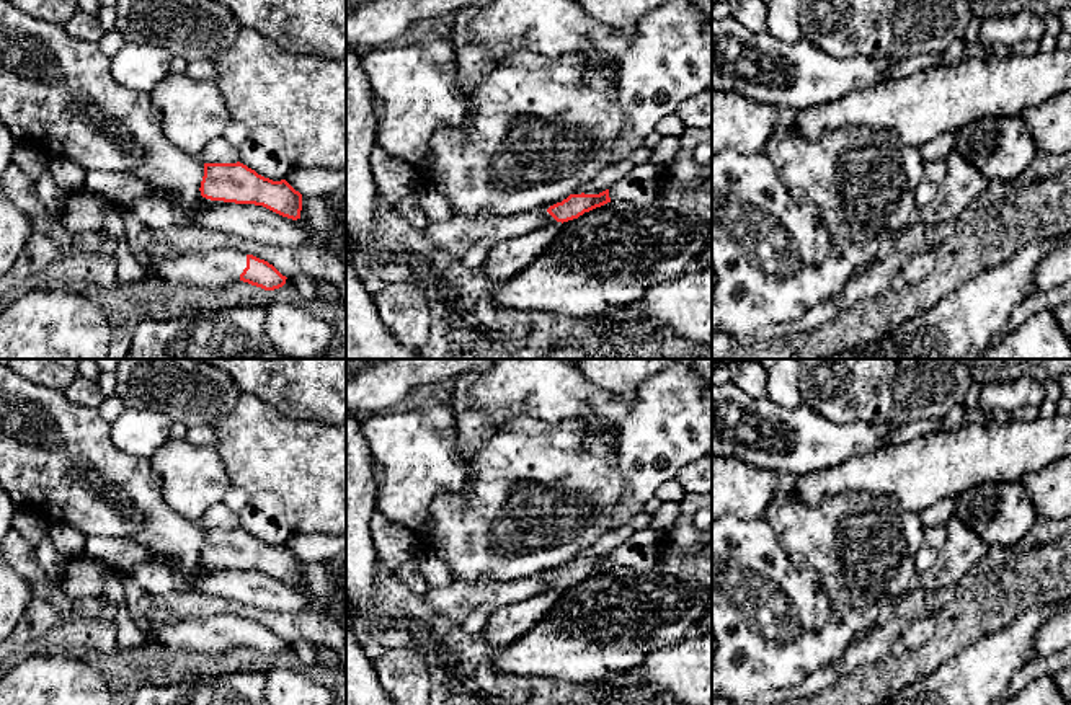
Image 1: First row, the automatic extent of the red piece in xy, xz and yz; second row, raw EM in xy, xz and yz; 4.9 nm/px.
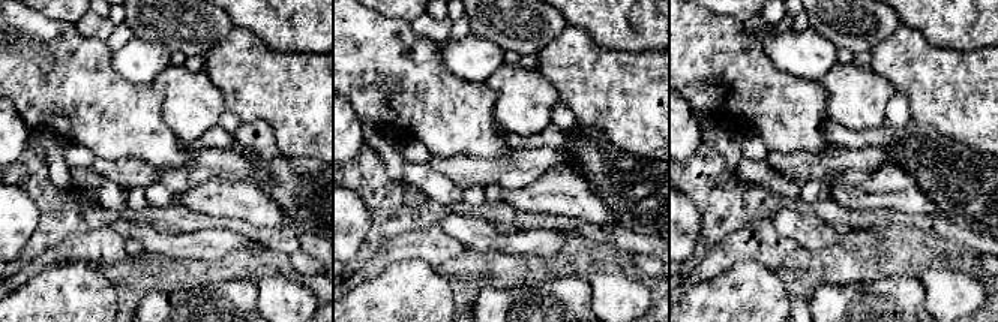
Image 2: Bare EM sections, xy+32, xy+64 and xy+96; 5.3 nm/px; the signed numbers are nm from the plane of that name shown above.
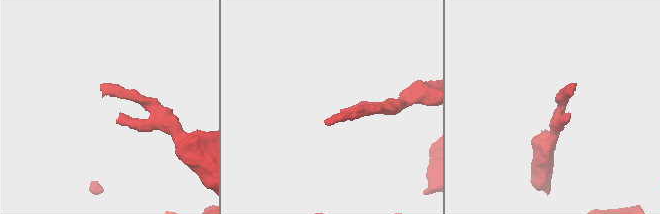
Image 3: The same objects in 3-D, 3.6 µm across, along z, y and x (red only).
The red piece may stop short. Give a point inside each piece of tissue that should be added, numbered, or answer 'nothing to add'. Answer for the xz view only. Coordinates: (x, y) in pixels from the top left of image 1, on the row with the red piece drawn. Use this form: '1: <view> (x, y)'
1: xz (454, 235)

